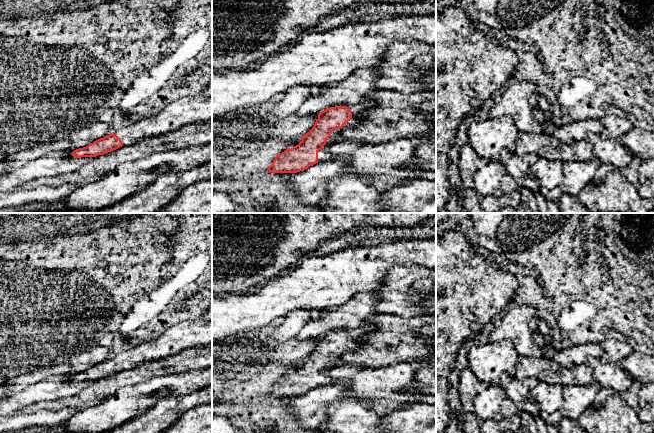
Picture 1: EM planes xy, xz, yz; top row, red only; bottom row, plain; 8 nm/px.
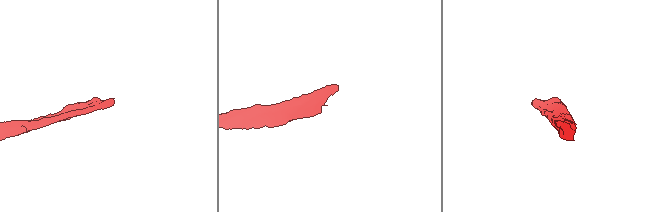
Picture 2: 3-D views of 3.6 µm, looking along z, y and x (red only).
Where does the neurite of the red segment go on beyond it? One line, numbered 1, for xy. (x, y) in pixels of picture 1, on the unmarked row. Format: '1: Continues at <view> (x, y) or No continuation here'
1: Continues at xy (198, 333)

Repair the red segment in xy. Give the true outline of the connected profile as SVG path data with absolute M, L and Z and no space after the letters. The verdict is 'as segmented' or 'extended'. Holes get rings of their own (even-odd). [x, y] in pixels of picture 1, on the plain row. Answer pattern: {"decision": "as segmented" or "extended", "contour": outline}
{"decision": "extended", "contour": "M202 317L179 322L153 340L140 343L120 354L112 354L86 371L73 375L72 380L96 381L143 363L175 355L192 347L212 346L212 320Z"}

